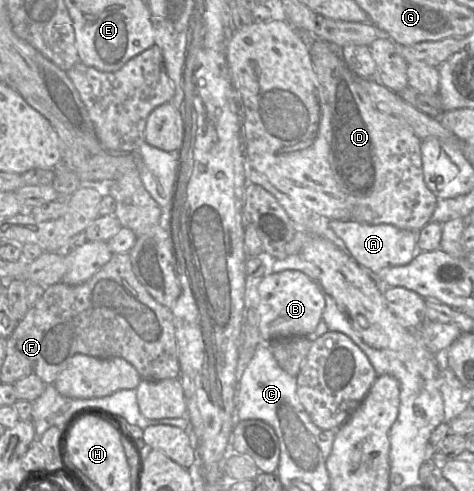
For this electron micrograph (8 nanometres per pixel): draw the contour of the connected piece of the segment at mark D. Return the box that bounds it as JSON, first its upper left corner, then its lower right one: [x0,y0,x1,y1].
[309,38,438,233]

